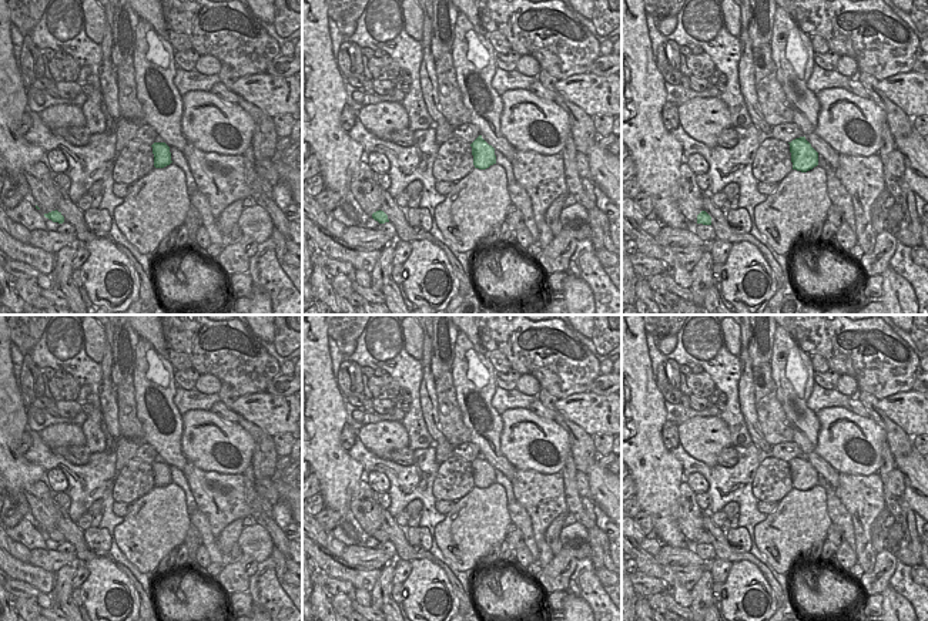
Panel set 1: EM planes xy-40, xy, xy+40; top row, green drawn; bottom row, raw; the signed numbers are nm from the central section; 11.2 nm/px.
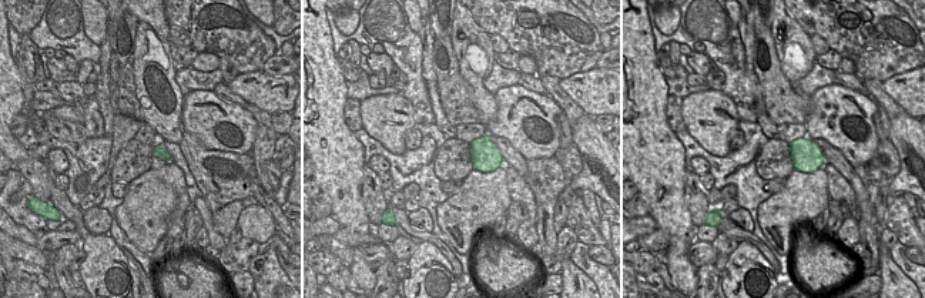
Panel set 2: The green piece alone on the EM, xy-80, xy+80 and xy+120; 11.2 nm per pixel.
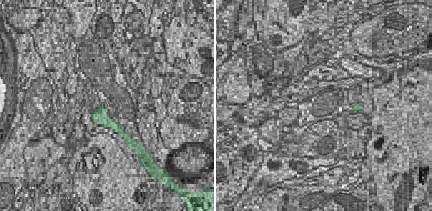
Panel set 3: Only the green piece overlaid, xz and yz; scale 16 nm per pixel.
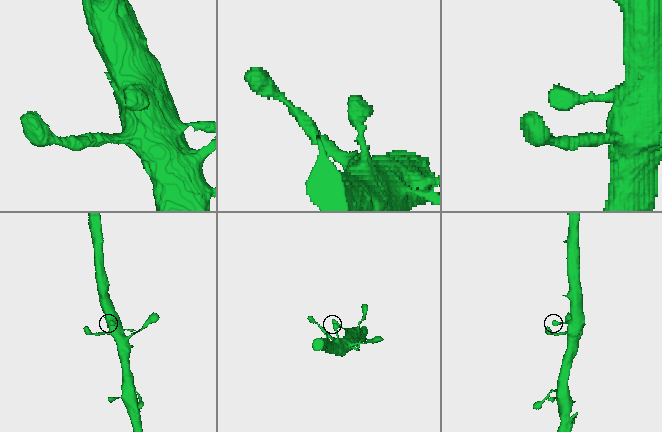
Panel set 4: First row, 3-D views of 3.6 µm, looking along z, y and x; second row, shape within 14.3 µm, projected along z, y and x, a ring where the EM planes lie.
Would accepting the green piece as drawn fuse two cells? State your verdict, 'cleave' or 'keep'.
keep

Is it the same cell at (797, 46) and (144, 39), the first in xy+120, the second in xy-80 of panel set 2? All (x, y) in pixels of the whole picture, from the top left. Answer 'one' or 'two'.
one

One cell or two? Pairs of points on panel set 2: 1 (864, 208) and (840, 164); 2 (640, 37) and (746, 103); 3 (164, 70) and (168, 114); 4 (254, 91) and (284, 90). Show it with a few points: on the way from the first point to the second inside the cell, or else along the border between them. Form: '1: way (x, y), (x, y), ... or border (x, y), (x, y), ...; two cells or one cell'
1: way (863, 197), (851, 176); one cell
2: border (647, 14), (656, 53); two cells
3: way (168, 81), (176, 104); one cell
4: way (261, 91), (277, 91); one cell

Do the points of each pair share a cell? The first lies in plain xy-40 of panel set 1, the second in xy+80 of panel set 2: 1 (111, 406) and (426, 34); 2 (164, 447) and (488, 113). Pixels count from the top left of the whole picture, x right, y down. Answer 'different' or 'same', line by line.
1: same
2: same

